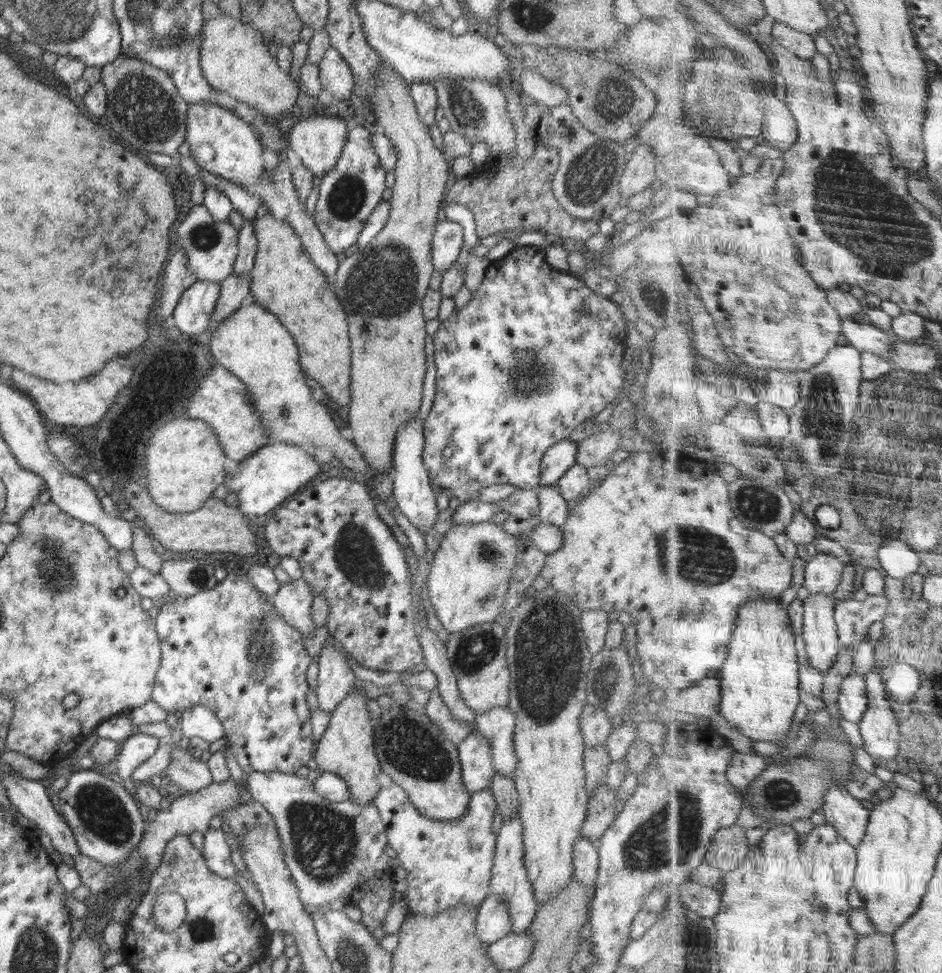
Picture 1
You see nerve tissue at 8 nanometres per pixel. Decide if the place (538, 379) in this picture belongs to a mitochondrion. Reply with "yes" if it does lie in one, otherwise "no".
yes

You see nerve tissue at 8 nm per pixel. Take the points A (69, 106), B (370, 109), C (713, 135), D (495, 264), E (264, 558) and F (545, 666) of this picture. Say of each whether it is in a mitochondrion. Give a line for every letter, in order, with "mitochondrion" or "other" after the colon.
A: other
B: other
C: other
D: other
E: other
F: mitochondrion

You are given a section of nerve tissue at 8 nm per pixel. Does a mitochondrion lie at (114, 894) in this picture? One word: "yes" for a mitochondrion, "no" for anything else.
yes

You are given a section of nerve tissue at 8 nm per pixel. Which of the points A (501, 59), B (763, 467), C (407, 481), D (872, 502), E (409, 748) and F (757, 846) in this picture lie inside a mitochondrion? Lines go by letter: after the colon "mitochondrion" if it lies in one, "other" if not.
A: other
B: mitochondrion
C: other
D: mitochondrion
E: mitochondrion
F: other

